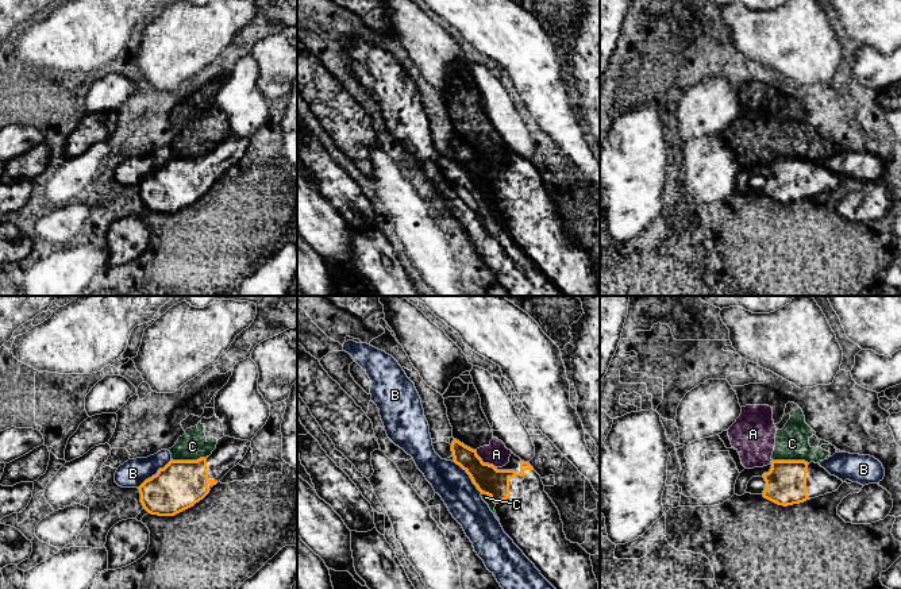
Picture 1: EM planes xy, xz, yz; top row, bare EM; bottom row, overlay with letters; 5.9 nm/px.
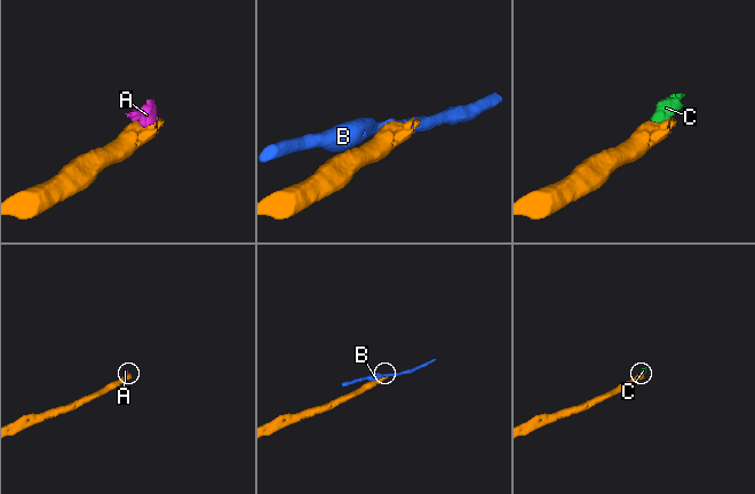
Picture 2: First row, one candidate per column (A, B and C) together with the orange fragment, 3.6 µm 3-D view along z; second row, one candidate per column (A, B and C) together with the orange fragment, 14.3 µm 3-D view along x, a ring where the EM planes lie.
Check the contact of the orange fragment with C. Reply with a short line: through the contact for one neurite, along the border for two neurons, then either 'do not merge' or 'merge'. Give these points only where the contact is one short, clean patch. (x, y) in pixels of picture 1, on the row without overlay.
xy (207, 153), (199, 157), (172, 157) | do not merge

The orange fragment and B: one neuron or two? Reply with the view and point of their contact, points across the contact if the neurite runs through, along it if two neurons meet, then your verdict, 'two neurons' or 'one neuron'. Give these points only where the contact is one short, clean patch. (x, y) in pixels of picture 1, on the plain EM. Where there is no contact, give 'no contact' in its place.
xy (156, 172) | along xy (172, 157), (138, 185) | two neurons

